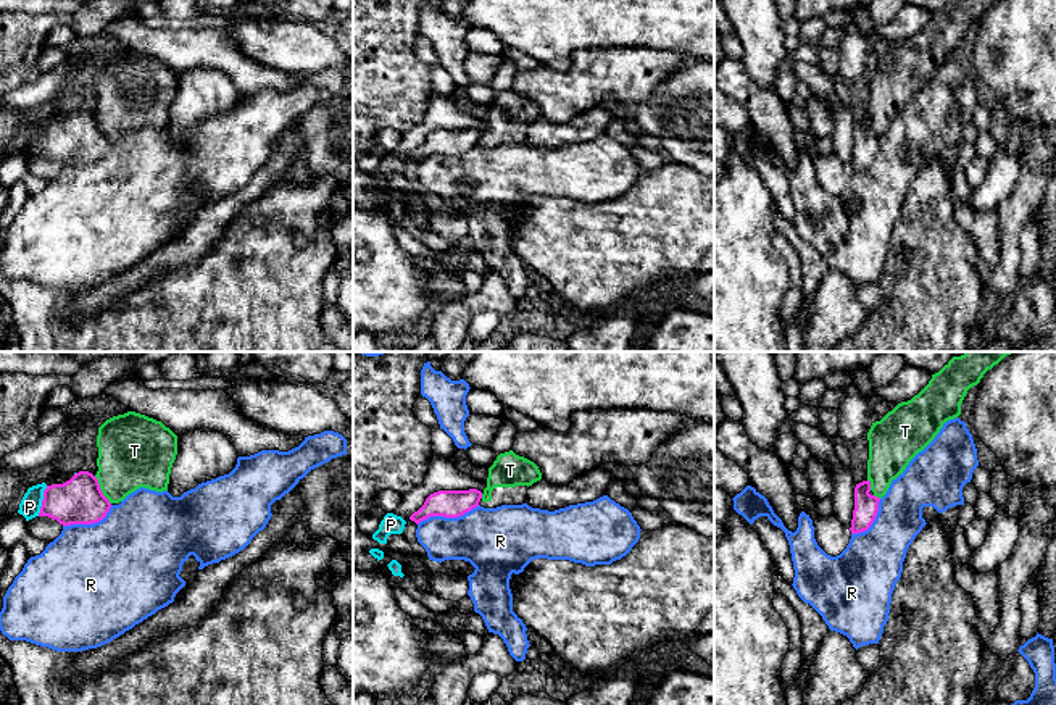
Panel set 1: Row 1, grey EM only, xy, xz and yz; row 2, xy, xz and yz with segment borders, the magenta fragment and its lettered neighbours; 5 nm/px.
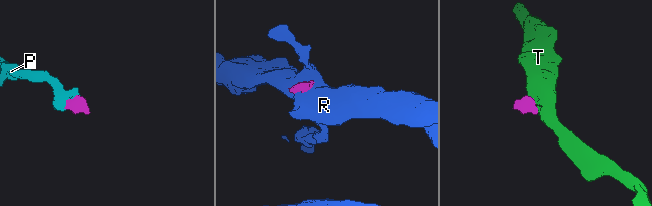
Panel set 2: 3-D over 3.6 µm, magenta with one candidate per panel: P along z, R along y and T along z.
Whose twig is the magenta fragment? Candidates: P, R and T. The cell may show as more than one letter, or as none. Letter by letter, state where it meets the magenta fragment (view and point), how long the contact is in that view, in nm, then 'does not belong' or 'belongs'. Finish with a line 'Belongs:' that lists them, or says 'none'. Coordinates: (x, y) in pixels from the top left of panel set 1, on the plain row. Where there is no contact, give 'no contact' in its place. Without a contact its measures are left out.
P: xy (42, 139) | 160 nm | belongs
R: xz (449, 155) | 320 nm | does not belong
T: xy (100, 129) | 170 nm | does not belong
Belongs: P

